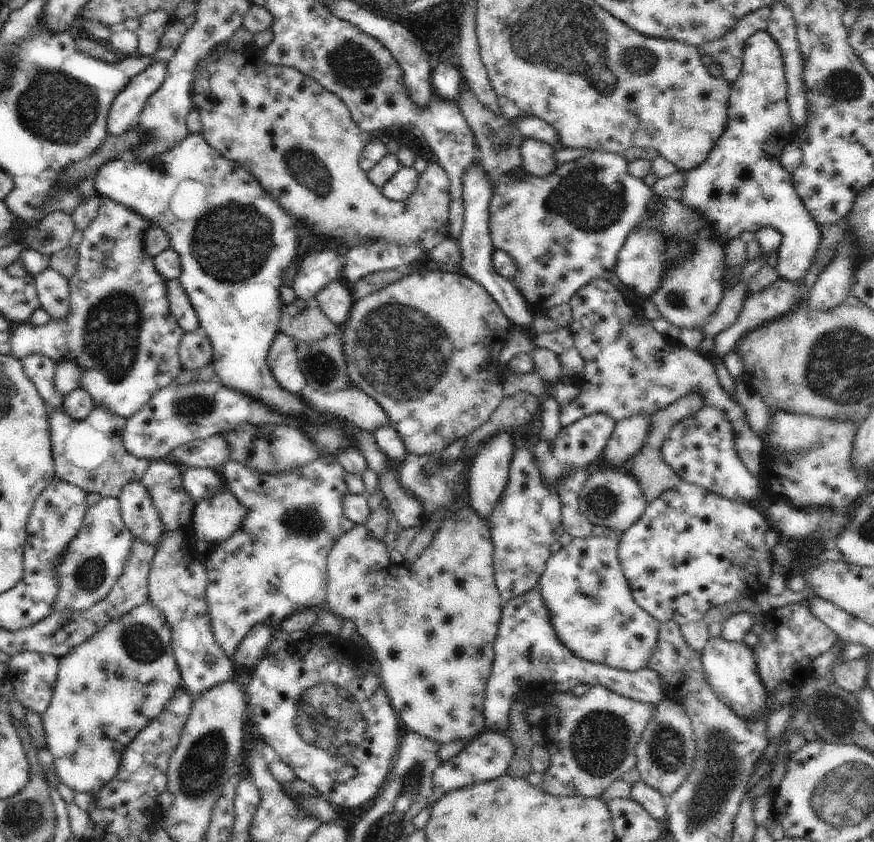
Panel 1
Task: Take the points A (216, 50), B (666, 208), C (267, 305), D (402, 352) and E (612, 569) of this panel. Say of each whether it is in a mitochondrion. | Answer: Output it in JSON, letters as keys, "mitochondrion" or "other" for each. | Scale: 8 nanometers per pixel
{"A":"other","B":"other","C":"other","D":"mitochondrion","E":"other"}

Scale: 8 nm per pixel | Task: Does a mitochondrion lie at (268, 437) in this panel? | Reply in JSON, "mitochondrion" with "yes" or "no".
{"mitochondrion":"no"}

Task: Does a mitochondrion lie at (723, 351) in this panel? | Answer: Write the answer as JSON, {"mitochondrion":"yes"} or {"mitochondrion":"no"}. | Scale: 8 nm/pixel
{"mitochondrion":"no"}

